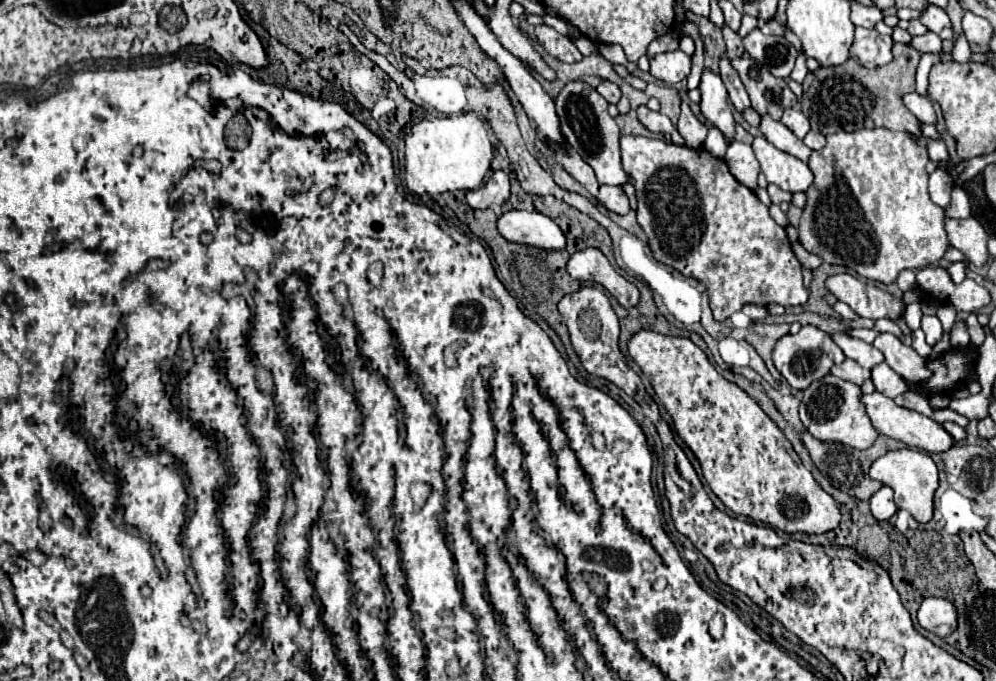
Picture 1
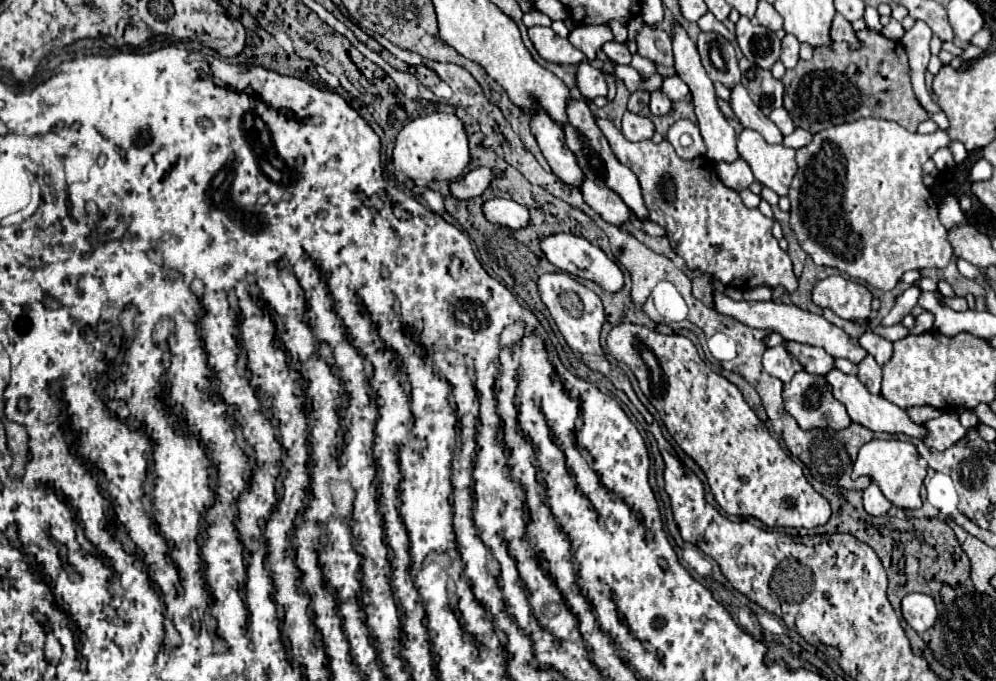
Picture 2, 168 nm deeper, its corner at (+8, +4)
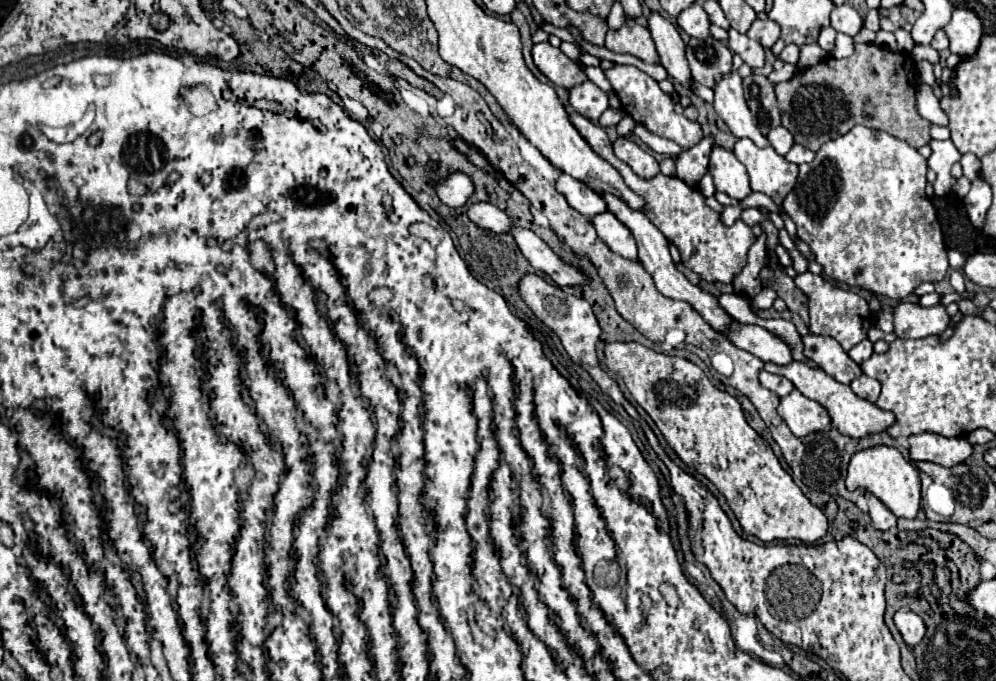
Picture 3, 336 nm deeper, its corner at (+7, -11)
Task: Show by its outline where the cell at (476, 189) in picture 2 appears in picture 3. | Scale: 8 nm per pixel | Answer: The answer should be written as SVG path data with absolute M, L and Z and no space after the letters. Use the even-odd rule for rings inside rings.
M456 172L456 174L450 174L446 180L438 182L436 192L446 206L462 208L468 202L468 198L474 194L474 182L470 176Z

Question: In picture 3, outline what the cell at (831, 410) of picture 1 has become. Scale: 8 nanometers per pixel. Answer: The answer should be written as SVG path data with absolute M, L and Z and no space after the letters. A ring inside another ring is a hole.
M792 390L786 398L780 400L778 414L788 424L792 434L798 438L832 428L832 420L824 406L818 404L816 400L806 398L798 390Z

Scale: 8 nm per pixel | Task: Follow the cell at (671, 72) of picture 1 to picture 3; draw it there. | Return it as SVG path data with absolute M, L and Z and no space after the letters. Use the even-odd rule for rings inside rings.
M626 18L626 24L618 32L608 30L604 46L612 52L632 54L648 64L660 64L660 56L656 52L656 44L650 36L650 30L630 18Z

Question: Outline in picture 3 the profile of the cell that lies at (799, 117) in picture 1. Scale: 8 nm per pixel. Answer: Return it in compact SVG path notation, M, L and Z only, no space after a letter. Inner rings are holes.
M778 126L778 128L772 128L772 132L768 134L768 140L772 144L772 148L780 154L780 156L786 156L794 144L792 140L792 134L784 128L784 126Z

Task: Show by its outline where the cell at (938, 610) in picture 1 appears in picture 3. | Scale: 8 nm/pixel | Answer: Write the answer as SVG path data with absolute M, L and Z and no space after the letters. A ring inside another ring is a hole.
M902 608L902 610L898 610L898 612L894 614L894 624L896 624L896 628L900 630L900 634L902 634L902 638L904 638L904 642L906 642L908 646L920 644L920 640L922 640L924 634L926 634L926 624L924 624L924 620L922 620L916 612L912 612L912 610L908 610L908 608Z

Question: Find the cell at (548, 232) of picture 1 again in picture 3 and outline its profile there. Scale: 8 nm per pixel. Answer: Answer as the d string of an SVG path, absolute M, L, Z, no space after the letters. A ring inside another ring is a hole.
M480 202L480 204L472 204L470 210L468 210L468 218L480 226L480 228L486 228L486 230L492 230L492 232L510 232L512 228L512 220L510 216L500 210L498 206L494 204L488 204L488 202Z

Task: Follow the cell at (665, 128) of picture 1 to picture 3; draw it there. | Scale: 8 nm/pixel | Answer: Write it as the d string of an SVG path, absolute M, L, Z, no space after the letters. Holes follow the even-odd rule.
M620 136L612 146L614 146L614 154L620 160L624 160L638 176L652 178L660 170L656 158L652 154L648 154L646 150L642 150L636 142Z

